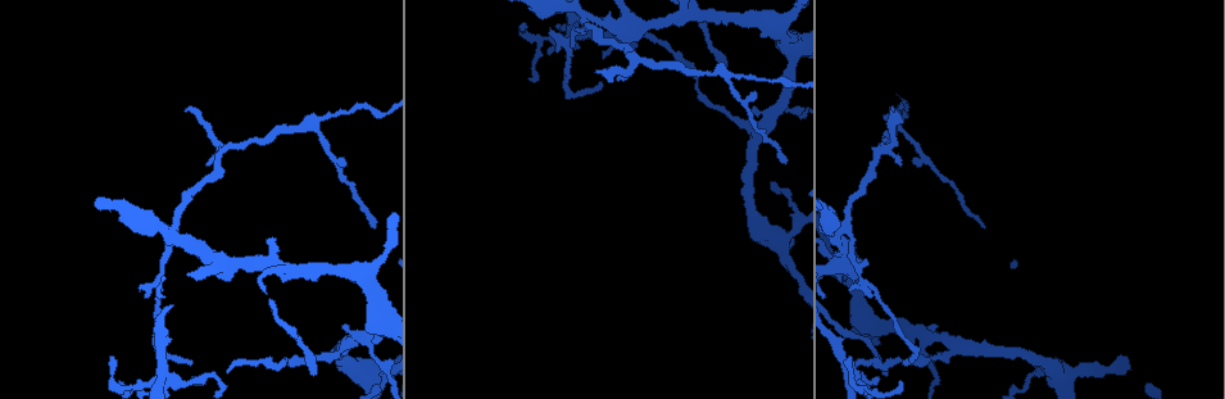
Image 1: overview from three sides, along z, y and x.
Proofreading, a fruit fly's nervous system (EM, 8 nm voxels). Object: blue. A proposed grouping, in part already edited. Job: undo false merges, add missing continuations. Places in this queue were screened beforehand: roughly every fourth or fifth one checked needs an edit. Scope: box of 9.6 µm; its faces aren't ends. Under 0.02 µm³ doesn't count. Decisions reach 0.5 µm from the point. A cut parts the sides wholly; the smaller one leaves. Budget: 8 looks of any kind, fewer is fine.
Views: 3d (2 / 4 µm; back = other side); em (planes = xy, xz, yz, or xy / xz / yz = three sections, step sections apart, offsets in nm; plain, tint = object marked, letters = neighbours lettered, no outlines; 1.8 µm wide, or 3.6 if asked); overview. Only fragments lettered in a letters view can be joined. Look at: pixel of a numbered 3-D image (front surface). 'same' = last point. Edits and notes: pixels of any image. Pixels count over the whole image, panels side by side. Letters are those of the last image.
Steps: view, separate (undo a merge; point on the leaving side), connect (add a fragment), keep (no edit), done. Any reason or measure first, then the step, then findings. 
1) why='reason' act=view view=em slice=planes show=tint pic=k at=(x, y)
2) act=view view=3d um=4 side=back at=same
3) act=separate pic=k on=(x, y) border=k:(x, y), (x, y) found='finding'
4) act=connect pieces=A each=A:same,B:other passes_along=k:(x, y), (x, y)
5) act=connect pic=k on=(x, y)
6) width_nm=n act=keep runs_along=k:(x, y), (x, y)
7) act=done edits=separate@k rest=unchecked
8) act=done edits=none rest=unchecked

act=view view=em slice=yz step=8 show=tint pic=1 at=(368, 372)

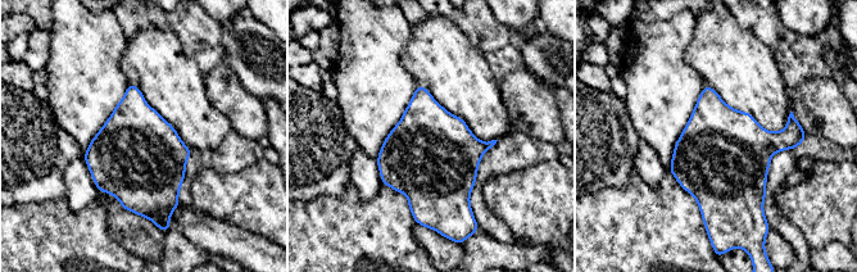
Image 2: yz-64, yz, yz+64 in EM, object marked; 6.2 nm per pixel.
why='cut it another way' act=view view=em slice=planes show=tint at=same

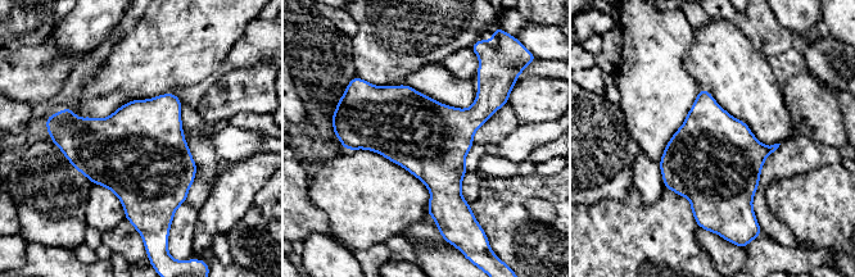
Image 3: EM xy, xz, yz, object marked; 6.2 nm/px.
why='what lies round it' act=view view=em slice=planes show=letters at=same

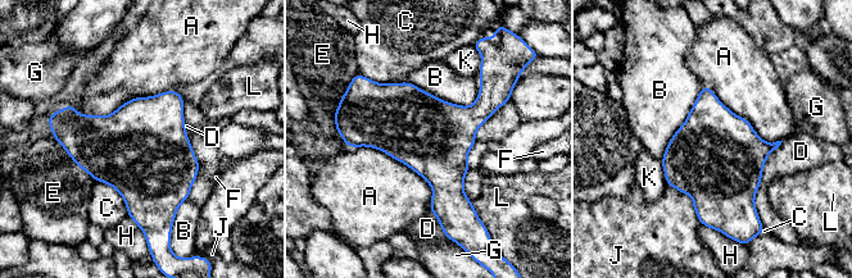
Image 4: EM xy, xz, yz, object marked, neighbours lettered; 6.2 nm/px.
act=keep each=A:other,B:other,C:other,D:other,E:other,F:other,G:other,H:other,J:other,K:other,L:other found='continuous, no second cell'

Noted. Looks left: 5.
why='three-way junction' act=view view=3d um=4 side=back pic=1 at=(217, 267)

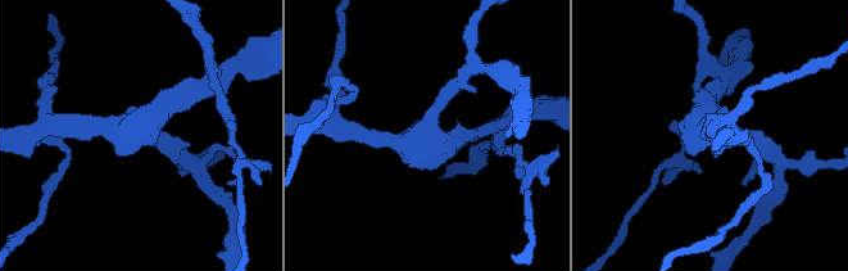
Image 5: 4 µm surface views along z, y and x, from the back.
arms=3 arm_widths_nm=190,200,240 why='shape alone is not enough' act=view view=em slice=planes show=letters pic=5 at=(424, 142)

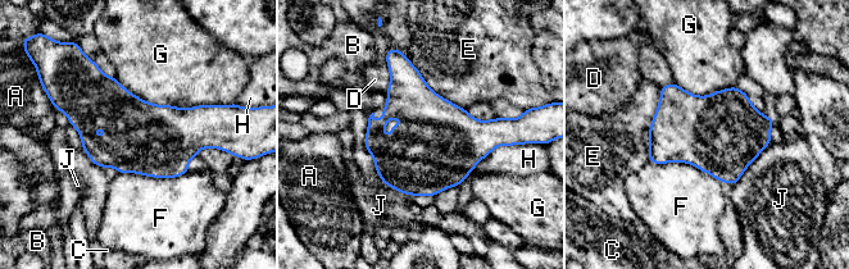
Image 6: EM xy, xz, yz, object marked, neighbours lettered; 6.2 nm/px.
longest_contact=G:700nm act=keep each=A:other,B:other,C:other,D:other,E:other,F:other,G:other,H:other,J:other found='continuous, no second cell'

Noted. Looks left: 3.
why='two arms in line, one across' act=view view=em slice=yz step=16 show=letters pic=1 at=(779, 104)

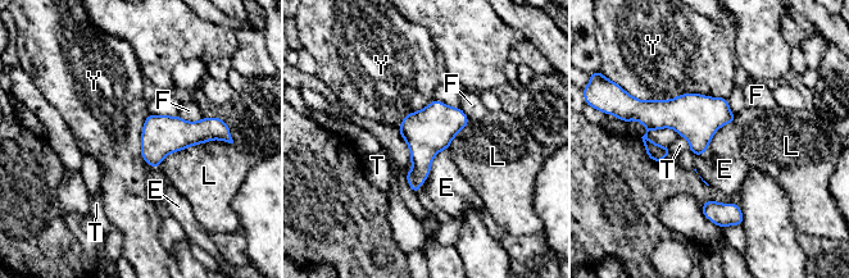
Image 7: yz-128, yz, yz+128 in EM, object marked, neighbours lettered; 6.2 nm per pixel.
why='another direction' act=view view=em slice=planes show=letters at=same

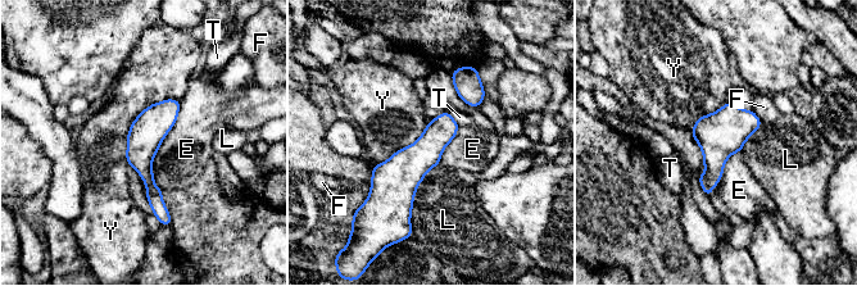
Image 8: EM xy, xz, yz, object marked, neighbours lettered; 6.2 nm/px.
act=keep each=E:other,F:other,L:other,T:other,Y:other runs_along=8:(171, 101), (145, 135), (163, 217) found='one cell here'

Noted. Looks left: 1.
act=done edits=none rest=unchecked

